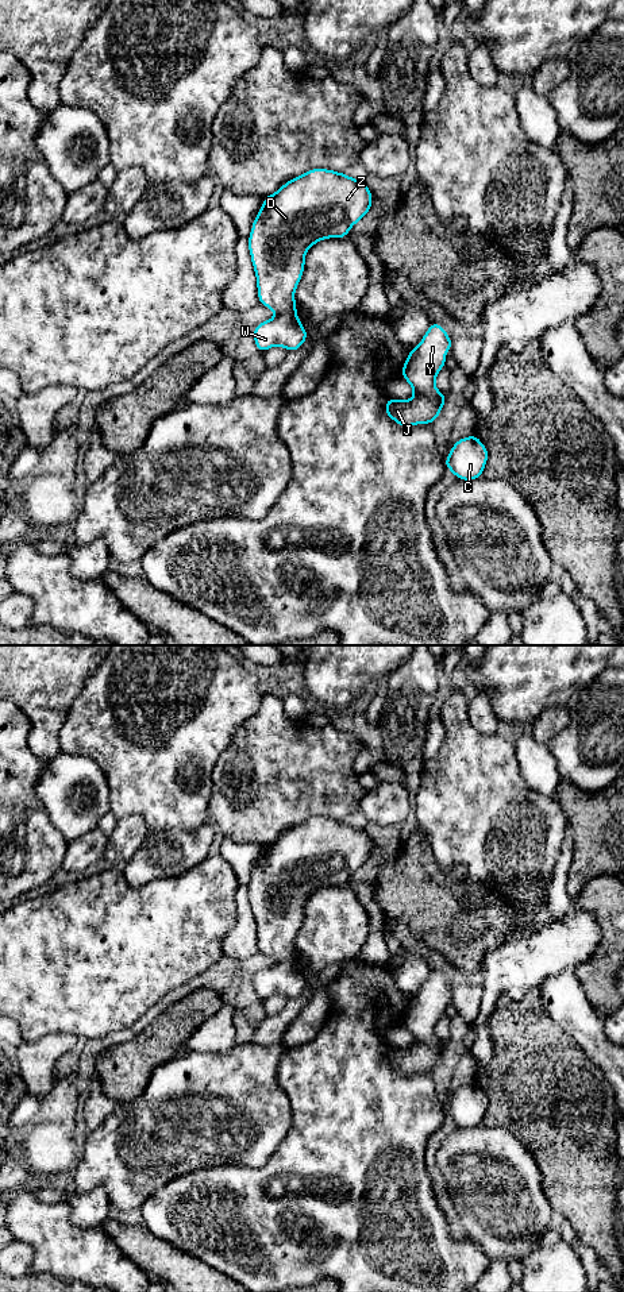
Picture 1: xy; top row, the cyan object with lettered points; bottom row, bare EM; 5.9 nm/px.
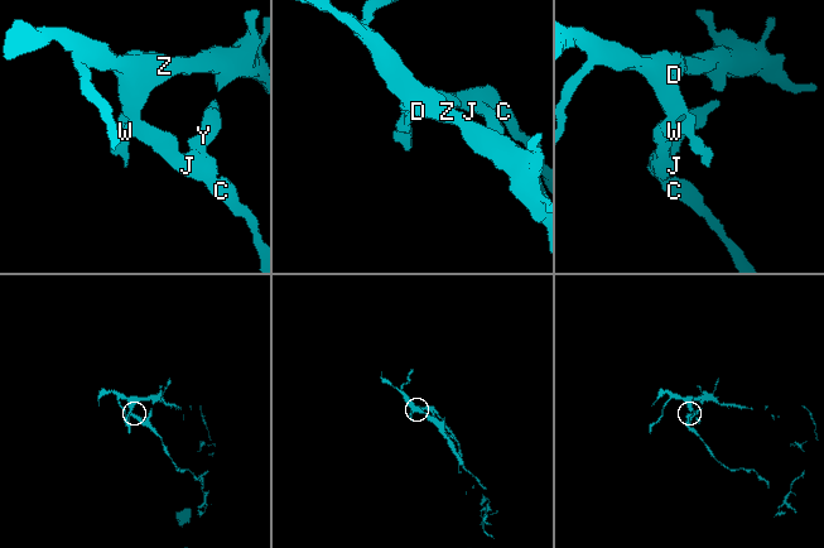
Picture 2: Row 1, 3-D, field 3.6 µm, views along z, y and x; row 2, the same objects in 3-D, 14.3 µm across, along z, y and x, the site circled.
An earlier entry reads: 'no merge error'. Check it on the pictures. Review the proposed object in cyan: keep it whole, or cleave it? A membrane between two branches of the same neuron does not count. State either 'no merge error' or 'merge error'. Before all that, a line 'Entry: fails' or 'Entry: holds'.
Entry: fails
merge error

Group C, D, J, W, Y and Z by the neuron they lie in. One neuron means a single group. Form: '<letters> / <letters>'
C J W Y / D Z

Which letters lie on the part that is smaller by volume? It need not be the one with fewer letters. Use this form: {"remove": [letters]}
{"remove": ["C", "J", "W", "Y"]}

